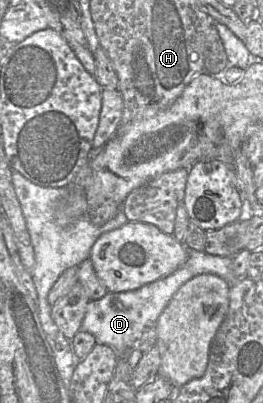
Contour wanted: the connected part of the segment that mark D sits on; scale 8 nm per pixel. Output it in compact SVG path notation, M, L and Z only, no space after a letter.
M184 245L188 258L186 262L178 268L172 274L146 284L139 289L134 291L125 291L118 293L107 293L103 298L98 300L90 300L87 305L87 310L85 317L82 321L80 331L88 332L92 334L97 344L104 344L111 347L118 357L126 357L128 362L128 357L130 355L130 351L135 349L135 345L138 340L142 337L143 333L151 327L156 327L157 320L163 310L166 308L170 300L173 298L175 293L179 290L179 288L184 285L187 281L192 279L193 277L201 274L212 274L217 275L223 278L229 285L230 289L232 286L238 283L238 278L235 276L232 269L232 257L221 257L216 255L210 255L205 251L196 251Z

